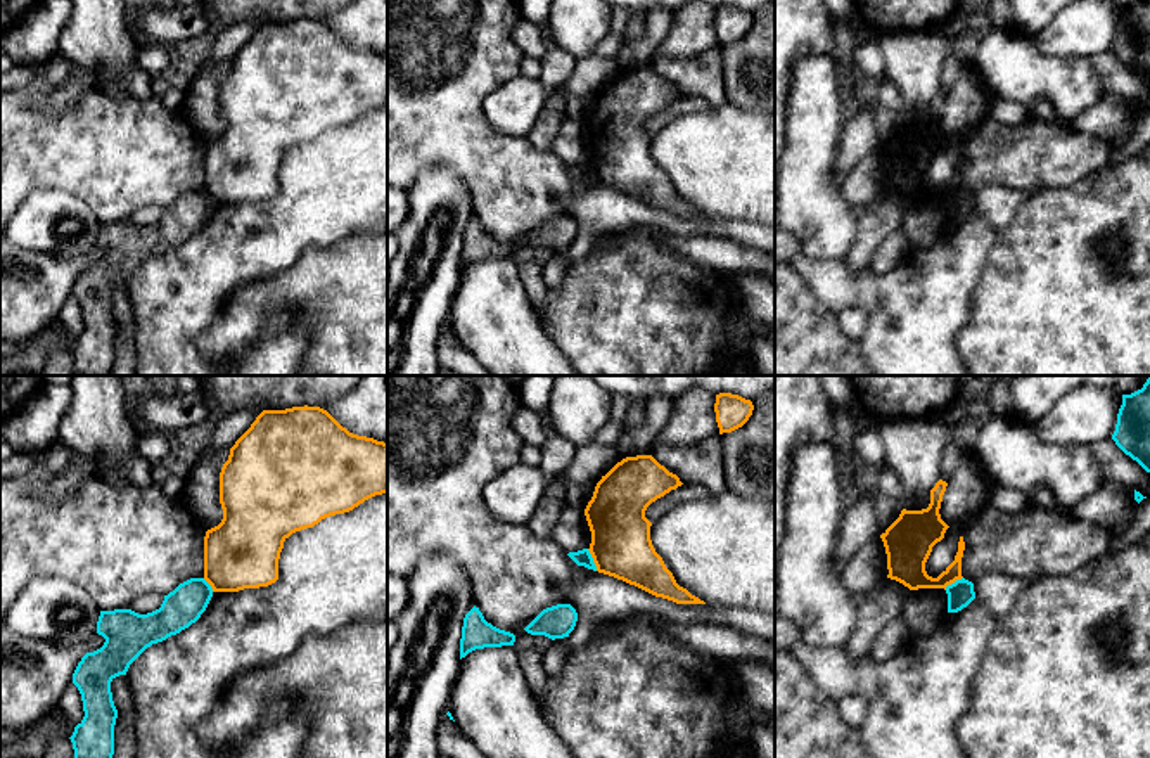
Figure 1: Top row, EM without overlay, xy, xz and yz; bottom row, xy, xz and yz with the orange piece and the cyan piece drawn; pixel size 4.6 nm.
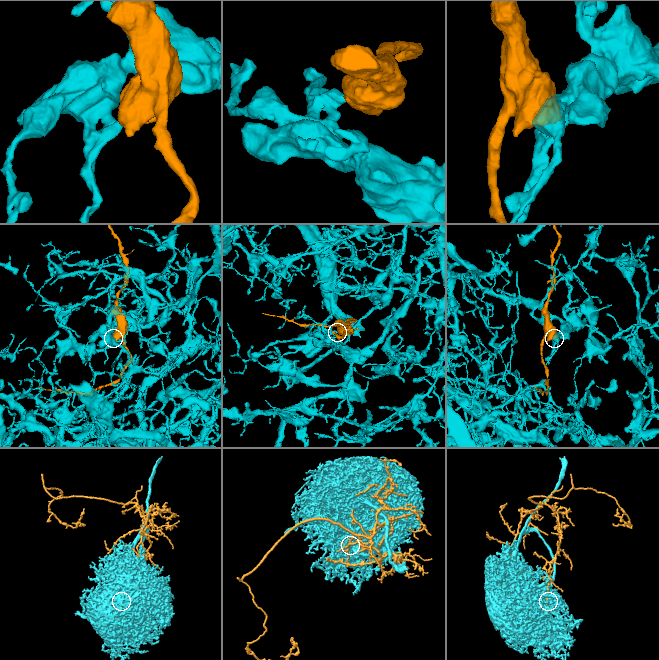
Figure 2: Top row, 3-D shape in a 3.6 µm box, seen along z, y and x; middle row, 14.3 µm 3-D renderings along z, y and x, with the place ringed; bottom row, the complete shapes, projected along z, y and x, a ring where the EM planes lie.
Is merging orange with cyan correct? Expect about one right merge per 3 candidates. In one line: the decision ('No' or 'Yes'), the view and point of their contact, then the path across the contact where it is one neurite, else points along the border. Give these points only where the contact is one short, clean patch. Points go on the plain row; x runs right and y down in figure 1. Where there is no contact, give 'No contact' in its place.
No. Touches orange at xz (594, 172). Boundary: xz (587, 161), (597, 182)

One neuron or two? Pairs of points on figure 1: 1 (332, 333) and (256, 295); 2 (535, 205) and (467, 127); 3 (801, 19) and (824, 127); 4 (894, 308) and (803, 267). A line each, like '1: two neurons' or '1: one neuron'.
1: one neuron
2: one neuron
3: two neurons
4: one neuron

